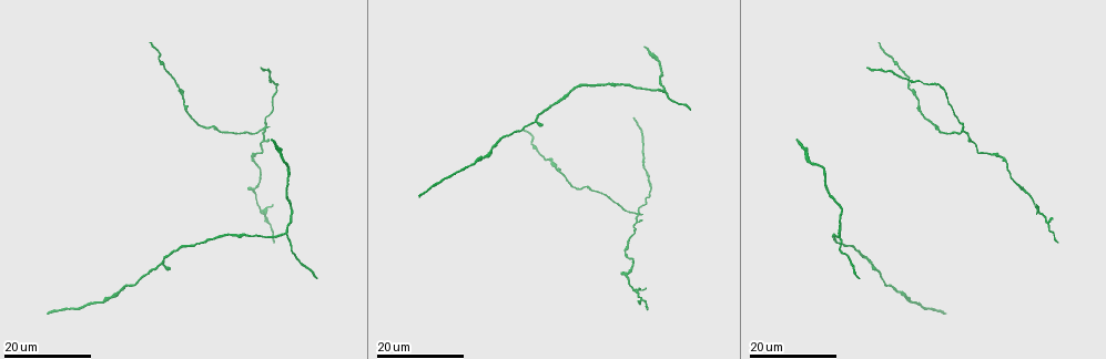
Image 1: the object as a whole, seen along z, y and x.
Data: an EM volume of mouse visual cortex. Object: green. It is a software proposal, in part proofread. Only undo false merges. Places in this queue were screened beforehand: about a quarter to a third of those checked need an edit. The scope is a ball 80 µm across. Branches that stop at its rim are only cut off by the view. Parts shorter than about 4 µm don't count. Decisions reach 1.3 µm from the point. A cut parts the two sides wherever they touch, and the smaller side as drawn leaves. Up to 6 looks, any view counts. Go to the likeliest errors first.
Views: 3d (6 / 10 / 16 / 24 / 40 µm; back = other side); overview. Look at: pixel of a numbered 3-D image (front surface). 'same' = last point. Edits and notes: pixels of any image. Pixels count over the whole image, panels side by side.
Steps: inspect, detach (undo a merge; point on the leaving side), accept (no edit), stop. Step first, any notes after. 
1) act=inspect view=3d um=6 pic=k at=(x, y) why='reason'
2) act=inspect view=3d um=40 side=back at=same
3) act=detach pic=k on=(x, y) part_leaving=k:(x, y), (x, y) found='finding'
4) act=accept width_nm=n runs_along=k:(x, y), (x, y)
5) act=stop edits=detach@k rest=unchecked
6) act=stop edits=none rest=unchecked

act=inspect view=3d um=24 pic=1 at=(261, 130) why='two arms at a narrow angle'

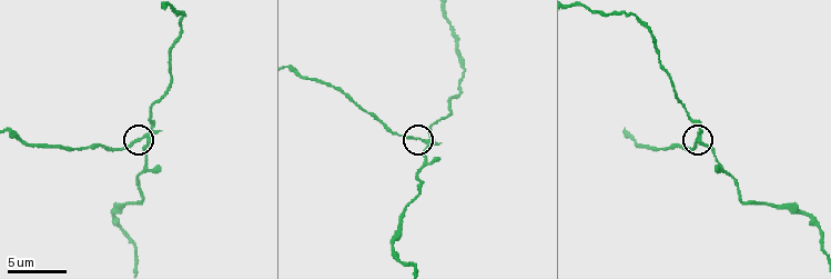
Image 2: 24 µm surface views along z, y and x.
act=inspect view=3d um=6 pic=2 at=(145, 135)

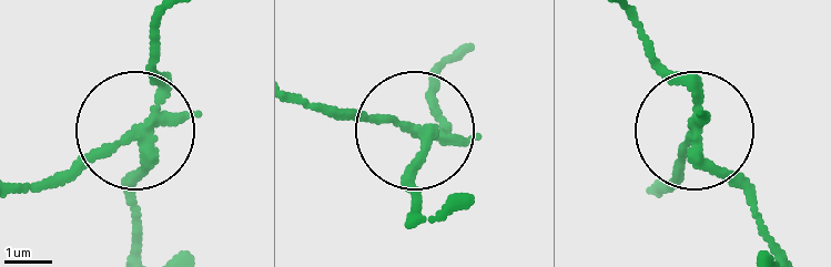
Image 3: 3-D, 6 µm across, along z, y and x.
act=detach pic=3 on=(92, 162) width_nm=190 part_leaving=3:(144, 129), (17, 188) found='two neurons meet here'

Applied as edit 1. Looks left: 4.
act=inspect view=3d um=16 pic=1 at=(838, 232) why='three arms meet'

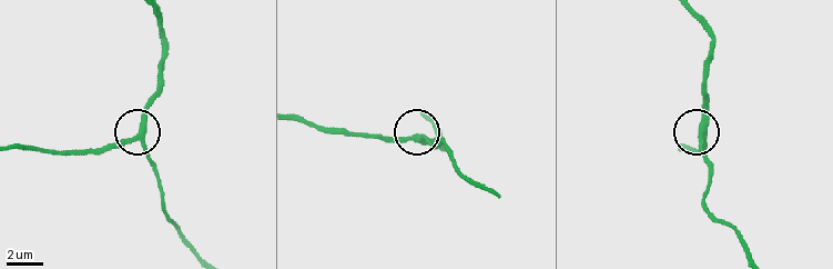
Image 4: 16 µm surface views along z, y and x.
act=inspect view=3d um=10 pic=4 at=(138, 136)

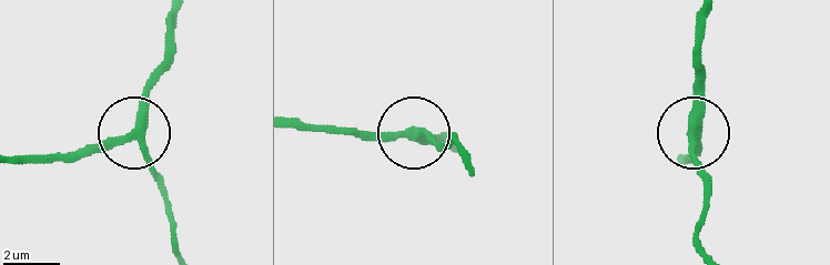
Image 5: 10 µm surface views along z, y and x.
act=inspect view=3d um=10 side=back pic=5 at=(692, 136)

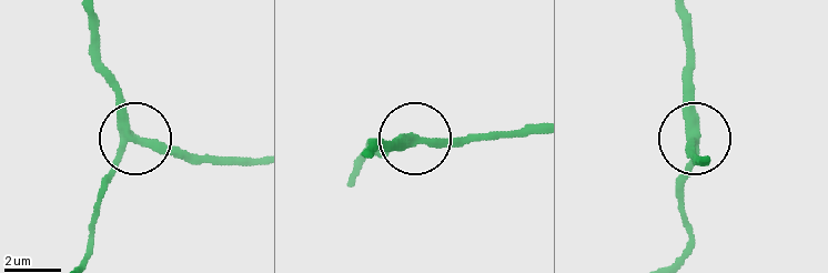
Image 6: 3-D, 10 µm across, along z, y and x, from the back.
act=accept runs_along=6:(93, 22), (118, 115), (132, 134), (97, 213) found='all the same neuron'

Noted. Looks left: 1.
act=stop edits=detach@3 rest=unchecked

